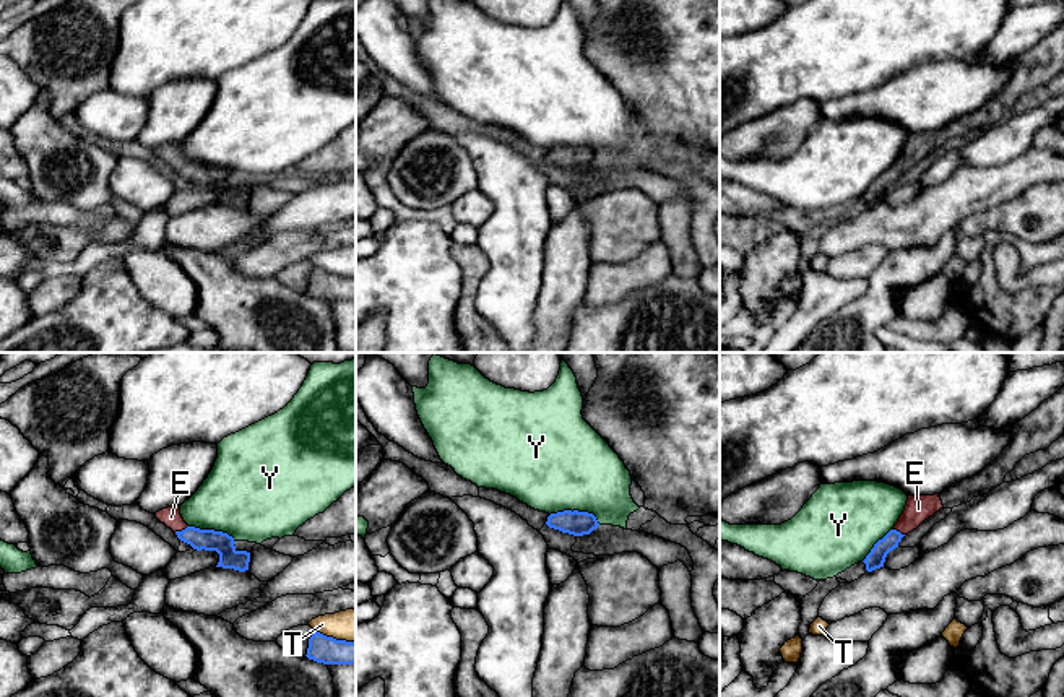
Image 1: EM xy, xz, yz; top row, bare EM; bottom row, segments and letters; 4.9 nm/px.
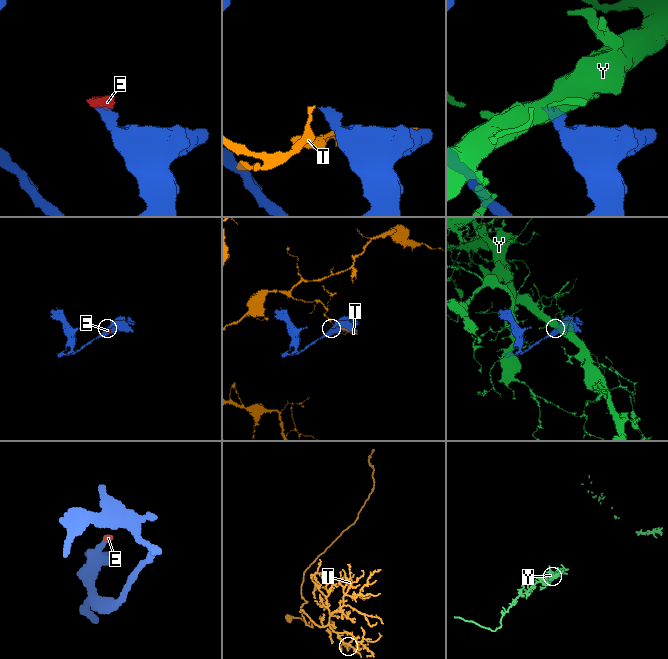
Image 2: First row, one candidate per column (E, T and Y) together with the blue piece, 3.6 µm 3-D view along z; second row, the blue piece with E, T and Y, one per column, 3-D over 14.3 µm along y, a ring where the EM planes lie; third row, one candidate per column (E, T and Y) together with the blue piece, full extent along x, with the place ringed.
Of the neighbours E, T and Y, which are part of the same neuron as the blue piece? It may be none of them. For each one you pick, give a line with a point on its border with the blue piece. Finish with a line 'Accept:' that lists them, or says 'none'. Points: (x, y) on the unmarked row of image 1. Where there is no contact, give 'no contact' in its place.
E: xy (182, 166)
Accept: E

